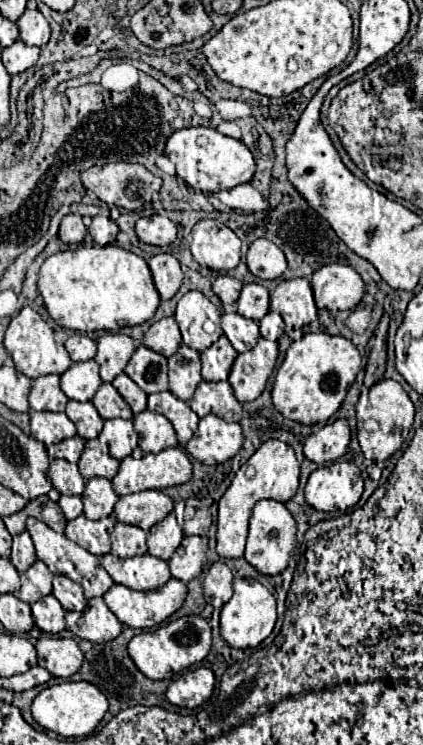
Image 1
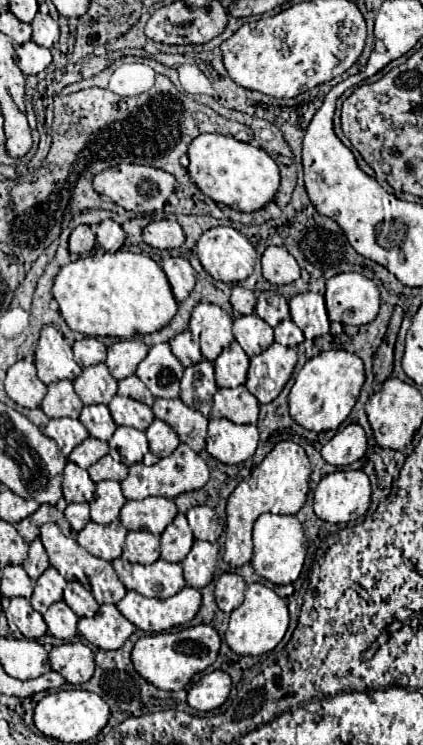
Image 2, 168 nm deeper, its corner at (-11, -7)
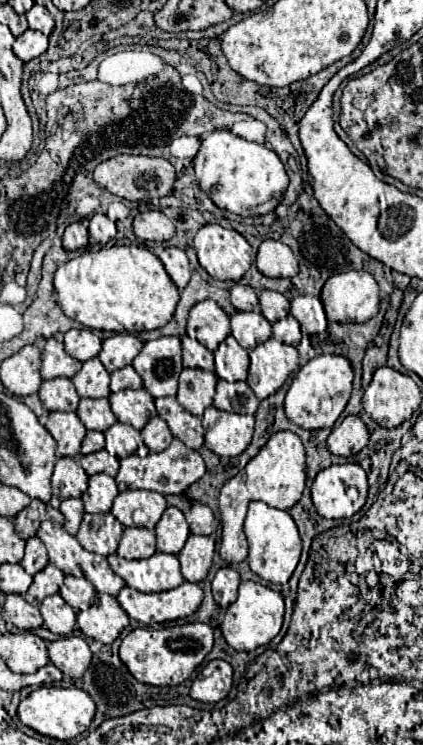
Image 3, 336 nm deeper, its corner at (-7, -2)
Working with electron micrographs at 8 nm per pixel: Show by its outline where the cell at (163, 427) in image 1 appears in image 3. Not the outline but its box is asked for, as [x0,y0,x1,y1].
[141,417,173,451]

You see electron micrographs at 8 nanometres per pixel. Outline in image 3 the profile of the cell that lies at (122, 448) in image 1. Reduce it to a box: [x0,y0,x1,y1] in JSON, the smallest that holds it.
[105,421,139,459]

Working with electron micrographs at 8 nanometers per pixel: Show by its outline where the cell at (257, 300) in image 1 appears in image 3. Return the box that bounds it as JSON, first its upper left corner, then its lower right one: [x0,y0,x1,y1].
[259,289,289,323]

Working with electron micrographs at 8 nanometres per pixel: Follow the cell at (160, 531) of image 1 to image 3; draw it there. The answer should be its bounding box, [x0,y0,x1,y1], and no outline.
[155,507,189,555]

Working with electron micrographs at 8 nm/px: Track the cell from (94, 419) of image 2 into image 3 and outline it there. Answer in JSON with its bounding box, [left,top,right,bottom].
[77,399,117,431]

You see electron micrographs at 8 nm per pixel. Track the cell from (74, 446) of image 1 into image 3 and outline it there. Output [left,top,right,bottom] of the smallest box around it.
[81,431,105,455]

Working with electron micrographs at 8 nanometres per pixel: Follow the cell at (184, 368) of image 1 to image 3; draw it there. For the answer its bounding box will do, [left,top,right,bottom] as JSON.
[177,369,217,417]

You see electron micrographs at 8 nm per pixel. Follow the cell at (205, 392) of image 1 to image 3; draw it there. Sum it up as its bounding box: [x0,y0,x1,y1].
[215,381,259,415]

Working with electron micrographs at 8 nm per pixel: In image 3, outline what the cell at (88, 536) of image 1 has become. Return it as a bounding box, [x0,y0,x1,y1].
[77,513,123,557]

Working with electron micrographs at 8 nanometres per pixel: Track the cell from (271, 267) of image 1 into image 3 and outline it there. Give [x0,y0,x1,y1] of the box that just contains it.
[257,239,299,277]

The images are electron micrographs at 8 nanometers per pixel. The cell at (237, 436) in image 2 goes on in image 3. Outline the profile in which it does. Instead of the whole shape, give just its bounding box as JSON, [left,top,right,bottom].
[203,407,255,457]

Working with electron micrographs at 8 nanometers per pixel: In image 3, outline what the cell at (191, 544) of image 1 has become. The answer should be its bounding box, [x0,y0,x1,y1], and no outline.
[177,535,215,583]

